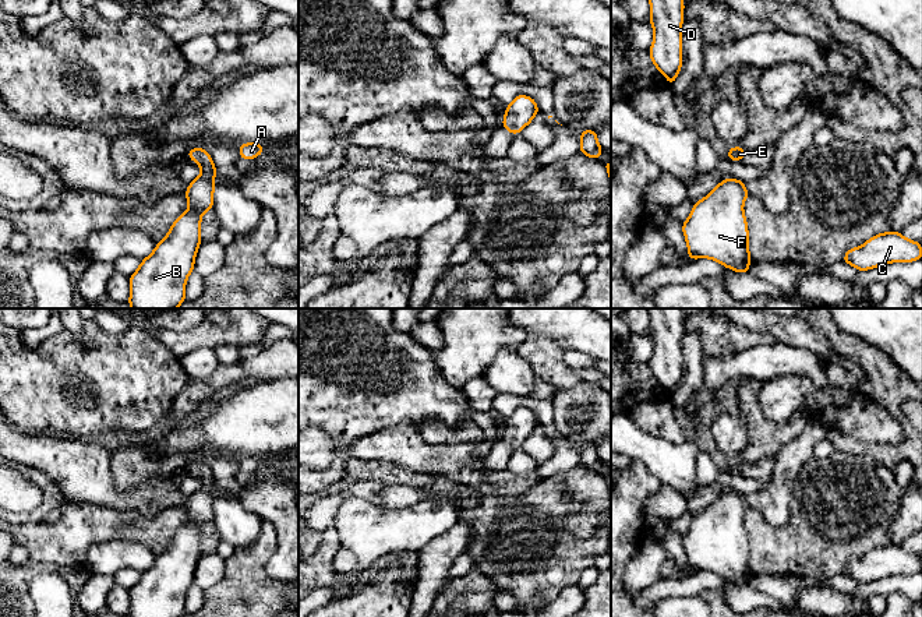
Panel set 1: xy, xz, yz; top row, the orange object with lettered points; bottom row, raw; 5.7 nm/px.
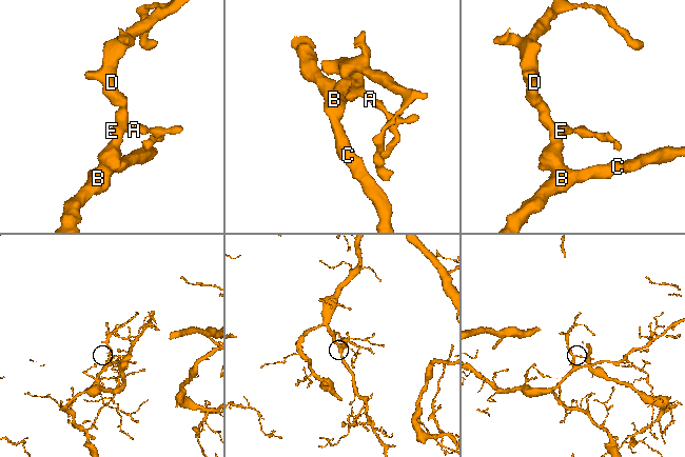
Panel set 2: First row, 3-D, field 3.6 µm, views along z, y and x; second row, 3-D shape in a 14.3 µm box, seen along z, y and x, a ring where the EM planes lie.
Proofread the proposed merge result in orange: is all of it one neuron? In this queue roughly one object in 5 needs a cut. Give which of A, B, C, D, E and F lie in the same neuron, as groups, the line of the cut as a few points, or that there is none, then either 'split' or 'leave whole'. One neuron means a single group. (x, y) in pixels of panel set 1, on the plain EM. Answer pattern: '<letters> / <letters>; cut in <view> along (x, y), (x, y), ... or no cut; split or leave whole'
A B C D E F; no cut; leave whole

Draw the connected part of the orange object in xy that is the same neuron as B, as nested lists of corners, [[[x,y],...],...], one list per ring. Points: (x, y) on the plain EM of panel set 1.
[[[191,461],[187,469],[202,483],[184,505],[190,519],[130,589],[128,617],[181,617],[186,613],[186,595],[201,557],[201,530],[212,523],[218,487],[204,461]]]

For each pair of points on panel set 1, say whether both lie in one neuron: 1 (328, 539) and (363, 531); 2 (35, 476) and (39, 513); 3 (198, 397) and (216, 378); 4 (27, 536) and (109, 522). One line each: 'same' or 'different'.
1: different
2: same
3: same
4: same

